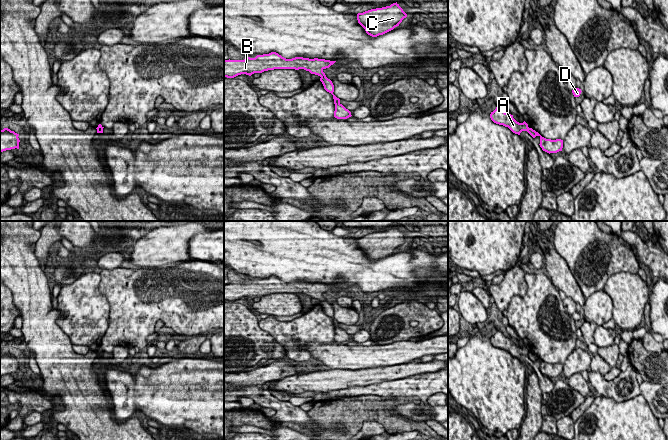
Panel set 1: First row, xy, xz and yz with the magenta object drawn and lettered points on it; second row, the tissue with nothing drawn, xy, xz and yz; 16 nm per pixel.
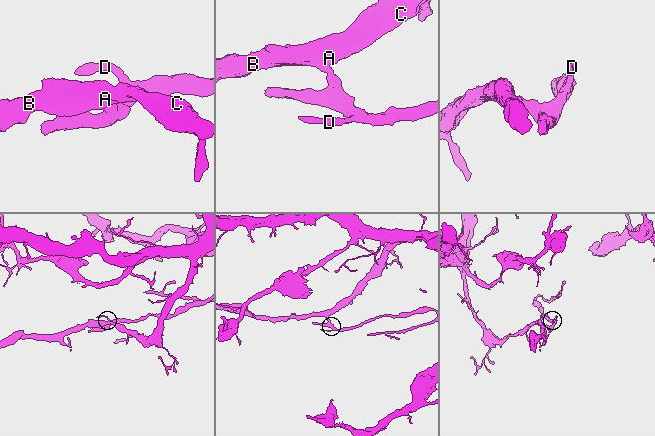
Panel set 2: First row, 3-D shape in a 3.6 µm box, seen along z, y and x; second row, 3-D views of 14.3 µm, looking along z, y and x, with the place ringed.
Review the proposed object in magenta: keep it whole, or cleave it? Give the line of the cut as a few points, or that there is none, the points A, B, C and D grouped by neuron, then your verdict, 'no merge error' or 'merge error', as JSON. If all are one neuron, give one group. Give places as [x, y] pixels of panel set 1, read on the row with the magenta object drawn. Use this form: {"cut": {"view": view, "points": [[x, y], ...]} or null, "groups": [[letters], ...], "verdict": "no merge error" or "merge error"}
{"cut": {"view": "xz", "points": [[321, 76], [325, 77]]}, "groups": [["A", "B", "C"], ["D"]], "verdict": "merge error"}

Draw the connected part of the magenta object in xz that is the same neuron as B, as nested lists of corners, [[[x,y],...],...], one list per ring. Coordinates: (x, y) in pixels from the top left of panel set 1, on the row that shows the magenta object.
[[[271,52],[269,54],[257,55],[255,58],[246,56],[244,60],[224,60],[224,77],[234,78],[241,74],[251,76],[254,73],[262,73],[274,69],[304,69],[311,74],[326,77],[323,70],[329,68],[335,62],[303,57],[286,59],[276,52]]]

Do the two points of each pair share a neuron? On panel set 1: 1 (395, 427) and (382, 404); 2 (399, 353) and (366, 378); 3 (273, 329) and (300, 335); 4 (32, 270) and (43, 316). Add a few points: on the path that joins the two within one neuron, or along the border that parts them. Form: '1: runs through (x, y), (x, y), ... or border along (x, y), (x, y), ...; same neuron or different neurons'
1: runs through (389, 421), (382, 414), (382, 410); same neuron
2: border along (404, 363), (367, 367), (358, 370); different neurons
3: runs through (280, 330), (293, 335); same neuron
4: runs through (32, 281), (34, 305); same neuron

